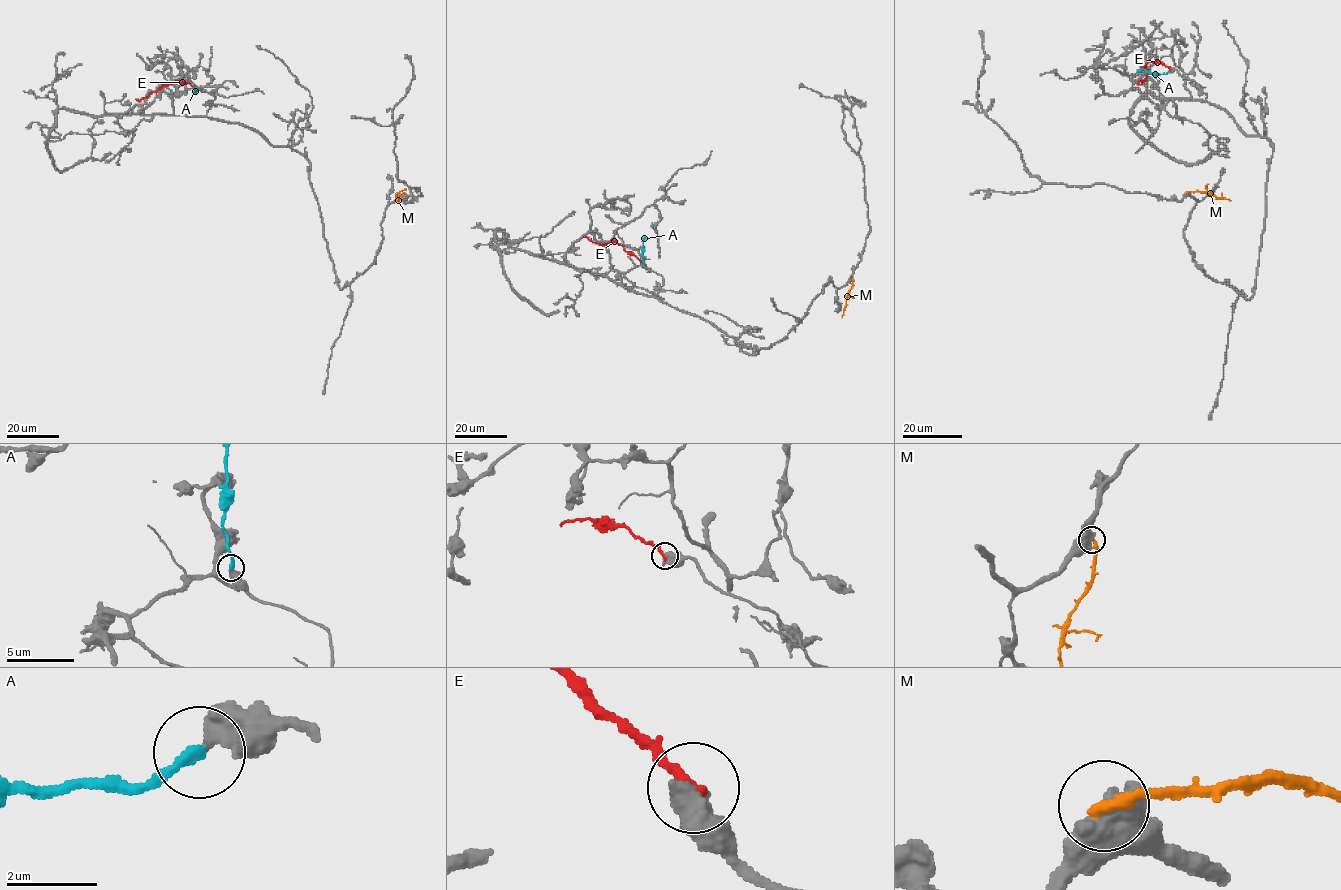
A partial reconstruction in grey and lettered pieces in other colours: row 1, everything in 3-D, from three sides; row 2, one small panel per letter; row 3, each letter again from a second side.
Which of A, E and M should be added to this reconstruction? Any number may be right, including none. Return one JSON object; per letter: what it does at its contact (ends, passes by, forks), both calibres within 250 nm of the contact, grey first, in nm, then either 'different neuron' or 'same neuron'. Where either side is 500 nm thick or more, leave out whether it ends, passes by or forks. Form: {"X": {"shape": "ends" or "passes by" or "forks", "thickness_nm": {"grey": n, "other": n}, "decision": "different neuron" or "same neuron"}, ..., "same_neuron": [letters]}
{"A": {"thickness_nm": {"grey": 550, "other": 280}, "decision": "same neuron"}, "E": {"thickness_nm": {"grey": 700, "other": 240}, "decision": "different neuron"}, "M": {"thickness_nm": {"grey": 850, "other": 280}, "decision": "different neuron"}, "same_neuron": ["A"]}

